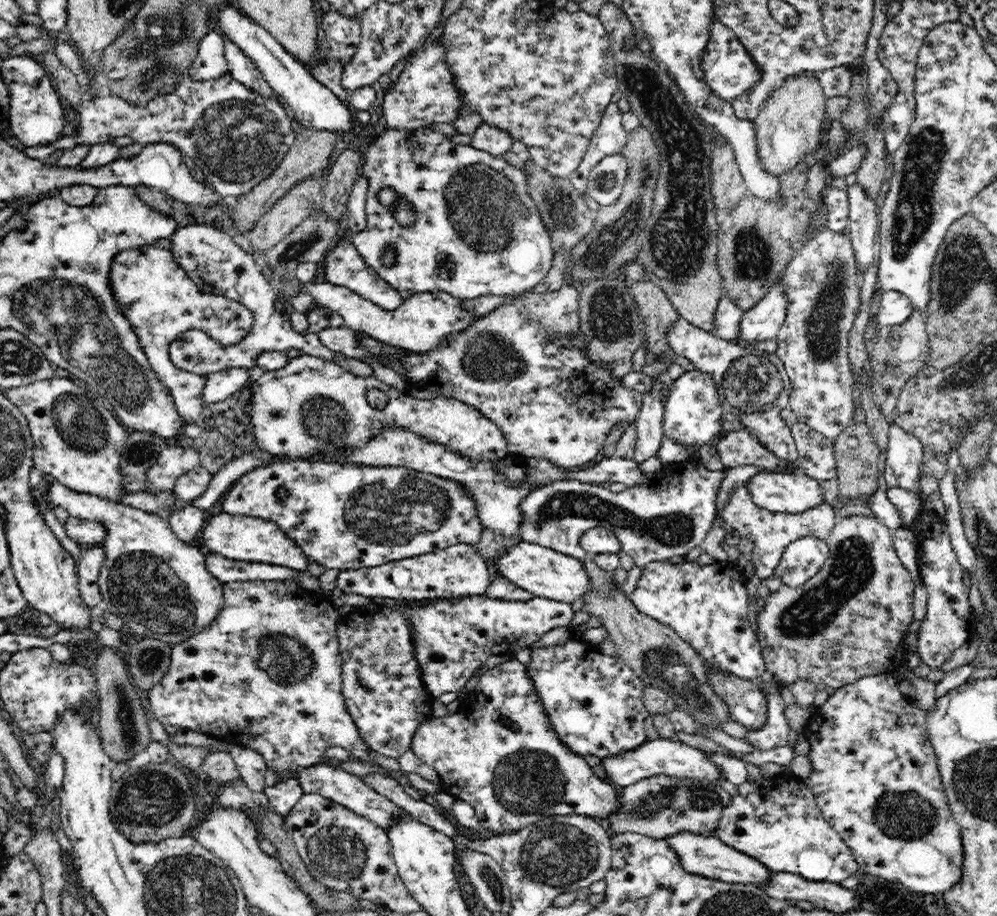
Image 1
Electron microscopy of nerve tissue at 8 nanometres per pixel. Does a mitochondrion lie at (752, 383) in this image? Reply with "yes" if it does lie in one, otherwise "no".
yes

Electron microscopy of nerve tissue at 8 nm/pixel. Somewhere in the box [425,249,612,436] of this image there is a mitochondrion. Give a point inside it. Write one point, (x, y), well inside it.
(491, 356)

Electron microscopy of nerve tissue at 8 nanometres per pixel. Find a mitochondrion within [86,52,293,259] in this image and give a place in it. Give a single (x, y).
(236, 140)

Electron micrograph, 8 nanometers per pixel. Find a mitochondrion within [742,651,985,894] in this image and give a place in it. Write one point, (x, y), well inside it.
(903, 815)

